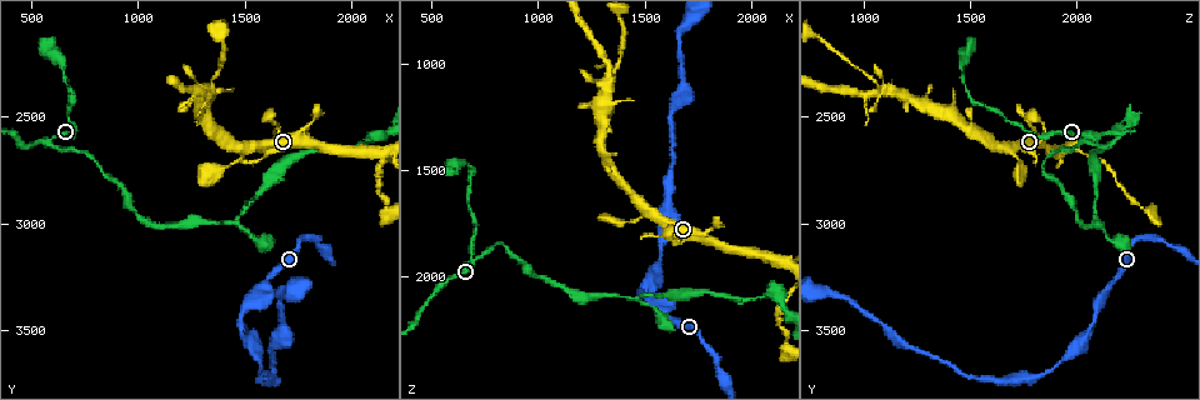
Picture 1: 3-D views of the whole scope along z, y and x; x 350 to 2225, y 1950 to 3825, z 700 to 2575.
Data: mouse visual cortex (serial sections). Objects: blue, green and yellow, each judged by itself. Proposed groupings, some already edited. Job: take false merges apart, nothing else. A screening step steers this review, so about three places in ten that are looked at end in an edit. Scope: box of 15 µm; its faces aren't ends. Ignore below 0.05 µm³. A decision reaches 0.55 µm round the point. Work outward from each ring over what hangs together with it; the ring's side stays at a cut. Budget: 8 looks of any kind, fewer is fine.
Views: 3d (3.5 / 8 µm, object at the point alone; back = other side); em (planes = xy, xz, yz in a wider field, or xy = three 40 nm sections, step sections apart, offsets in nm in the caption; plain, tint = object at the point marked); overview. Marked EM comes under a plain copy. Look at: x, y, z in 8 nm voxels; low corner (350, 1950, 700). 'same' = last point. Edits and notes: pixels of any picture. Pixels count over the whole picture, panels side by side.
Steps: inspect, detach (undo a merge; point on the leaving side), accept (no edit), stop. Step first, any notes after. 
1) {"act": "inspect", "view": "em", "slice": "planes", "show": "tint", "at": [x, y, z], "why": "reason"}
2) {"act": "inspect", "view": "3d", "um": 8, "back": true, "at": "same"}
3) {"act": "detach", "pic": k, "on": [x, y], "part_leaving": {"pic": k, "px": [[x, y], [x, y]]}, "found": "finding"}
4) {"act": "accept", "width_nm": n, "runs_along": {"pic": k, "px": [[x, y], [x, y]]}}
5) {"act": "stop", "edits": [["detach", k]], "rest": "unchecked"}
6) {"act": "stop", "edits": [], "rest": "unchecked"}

{"act": "inspect", "view": "3d", "um": 3.5, "back": true, "at": [1420, 2730, 1740], "why": "thin neck"}

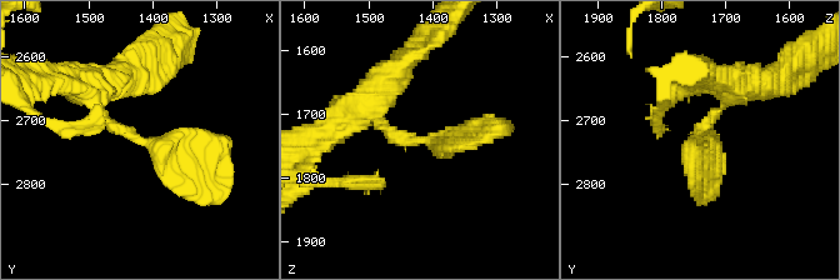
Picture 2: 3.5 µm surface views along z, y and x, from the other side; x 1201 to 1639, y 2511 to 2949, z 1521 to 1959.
{"act": "inspect", "view": "em", "slice": "xy", "step": 3, "show": "tint", "at": [1405, 2735, 1740]}

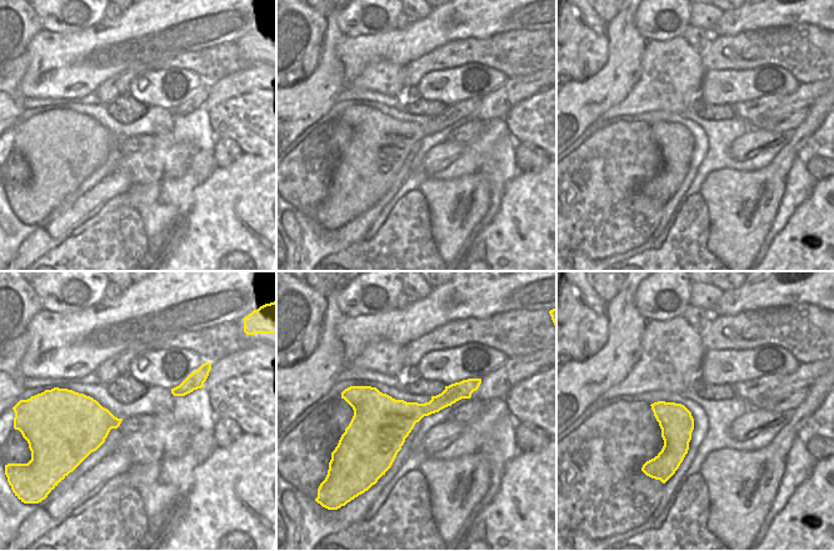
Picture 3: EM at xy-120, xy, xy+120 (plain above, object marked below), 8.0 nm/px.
{"act": "accept", "width_nm": 380, "runs_along": {"pic": 2, "px": [[78, 88], [111, 126], [185, 153], [211, 184]]}, "found": "all the same cell"}

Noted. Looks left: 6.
{"act": "inspect", "view": "3d", "um": 3.5, "at": [1350, 2380, 1080], "why": "thick turns thin"}

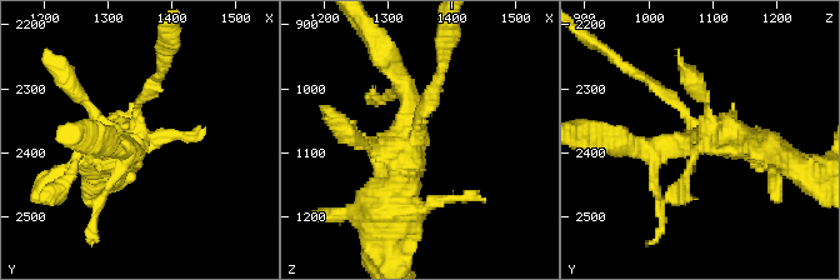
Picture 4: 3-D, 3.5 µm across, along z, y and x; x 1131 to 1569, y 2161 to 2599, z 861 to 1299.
{"act": "inspect", "view": "em", "slice": "xy", "step": 1, "show": "tint", "at": [1345, 2375, 1075]}

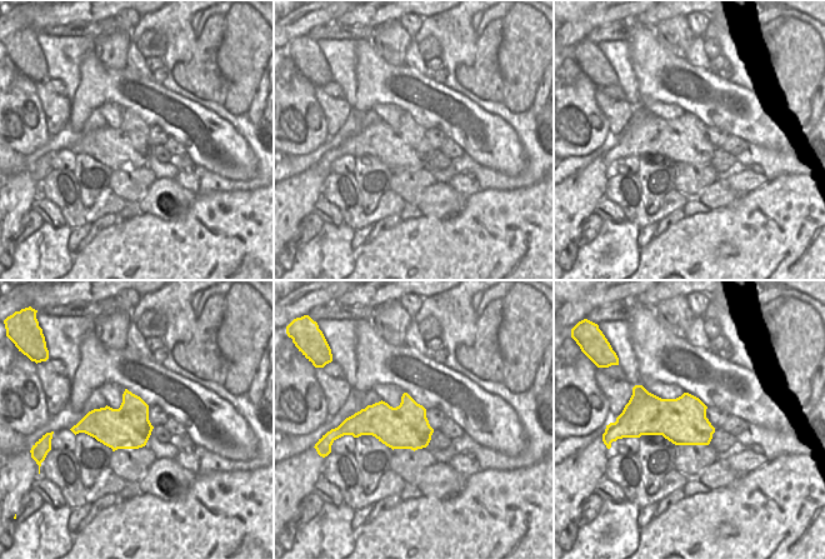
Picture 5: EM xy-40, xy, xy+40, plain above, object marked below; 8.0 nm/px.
{"act": "accept", "runs_along": {"pic": 4, "px": [[388, 209], [415, 138], [391, 64]]}, "found": "all the same cell"}

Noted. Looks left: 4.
{"act": "inspect", "view": "3d", "um": 3.5, "at": [1460, 3000, 2100]}

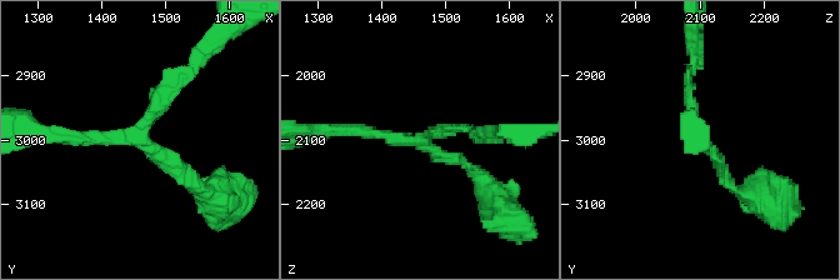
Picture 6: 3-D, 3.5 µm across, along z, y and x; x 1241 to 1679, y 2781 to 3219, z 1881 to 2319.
{"act": "inspect", "view": "em", "slice": "planes", "show": "tint", "at": [1460, 2990, 2105], "arms": 3, "arm_widths_nm": [150, 150, 150], "why": "shape alone is not enough"}

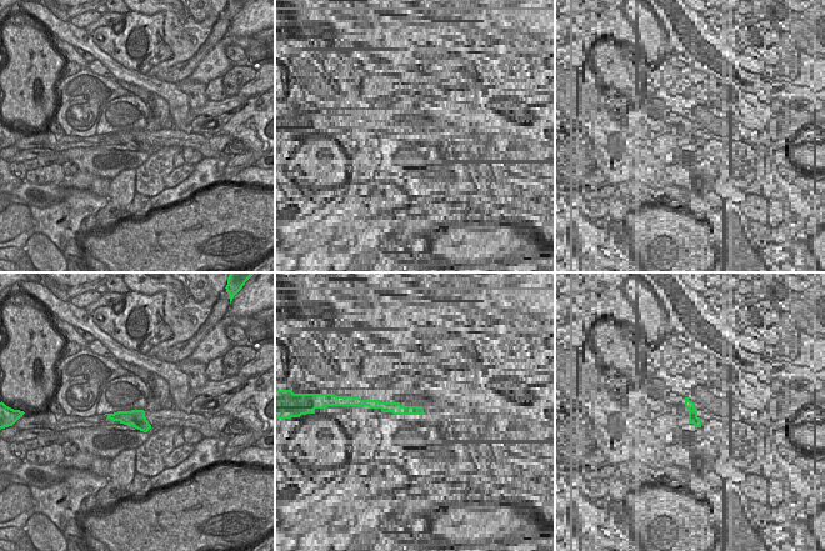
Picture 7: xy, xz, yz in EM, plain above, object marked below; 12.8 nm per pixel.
{"act": "accept", "width_nm": 240, "runs_along": {"pic": 6, "px": [[53, 134], [134, 138], [188, 69]]}, "found": "all the same cell"}

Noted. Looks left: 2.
{"act": "stop", "edits": [], "rest": "unchecked"}

